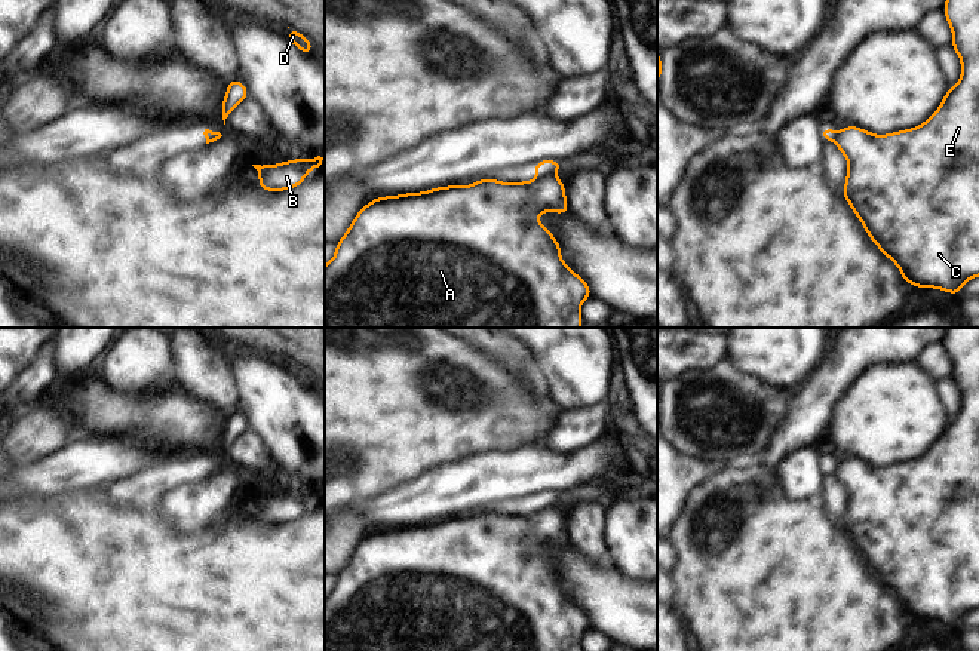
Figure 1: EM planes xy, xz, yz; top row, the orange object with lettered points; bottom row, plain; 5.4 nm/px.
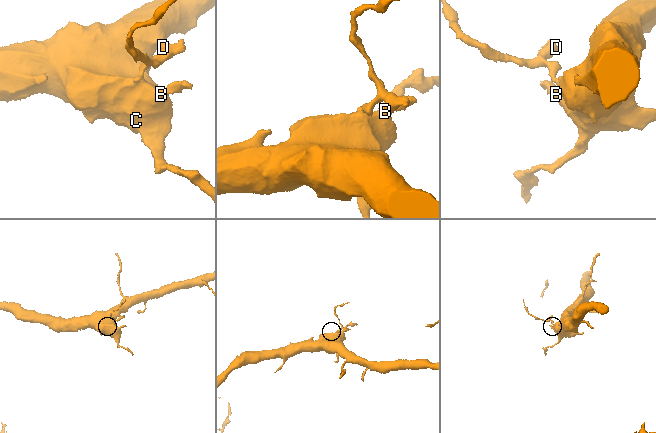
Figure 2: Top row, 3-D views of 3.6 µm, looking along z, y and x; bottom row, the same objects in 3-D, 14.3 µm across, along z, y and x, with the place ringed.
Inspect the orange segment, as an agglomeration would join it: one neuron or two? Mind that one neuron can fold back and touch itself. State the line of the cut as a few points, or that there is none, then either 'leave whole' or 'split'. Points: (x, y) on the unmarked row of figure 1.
cut in xz along (552, 504), (543, 504), (537, 509); split

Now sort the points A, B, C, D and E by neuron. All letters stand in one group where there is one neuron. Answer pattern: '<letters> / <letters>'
A B C E / D

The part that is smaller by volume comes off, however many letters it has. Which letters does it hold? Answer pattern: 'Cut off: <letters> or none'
Cut off: D

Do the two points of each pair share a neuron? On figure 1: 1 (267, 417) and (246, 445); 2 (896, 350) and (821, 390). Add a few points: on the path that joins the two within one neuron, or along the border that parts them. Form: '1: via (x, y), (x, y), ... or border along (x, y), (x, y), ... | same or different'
1: border along (249, 429), (257, 435), (270, 458) | different
2: via (877, 350), (861, 350), (840, 371) | same

